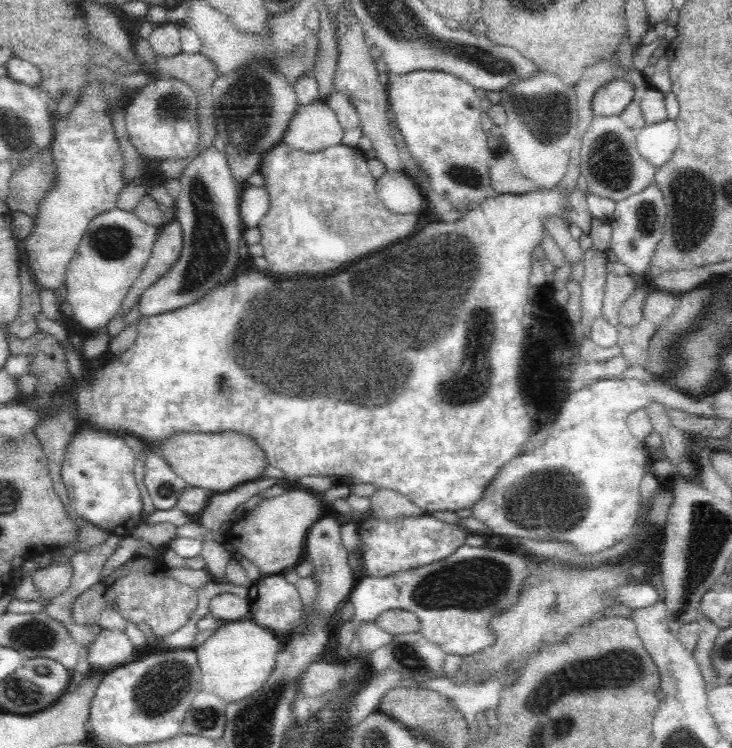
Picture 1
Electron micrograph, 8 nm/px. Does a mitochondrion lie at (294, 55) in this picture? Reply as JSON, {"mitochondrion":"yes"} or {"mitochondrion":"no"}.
{"mitochondrion":"yes"}

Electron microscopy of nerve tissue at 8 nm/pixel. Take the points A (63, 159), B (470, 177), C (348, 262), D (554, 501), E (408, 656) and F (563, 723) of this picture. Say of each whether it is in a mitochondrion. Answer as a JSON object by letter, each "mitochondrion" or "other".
{"A":"other","B":"mitochondrion","C":"mitochondrion","D":"mitochondrion","E":"mitochondrion","F":"mitochondrion"}

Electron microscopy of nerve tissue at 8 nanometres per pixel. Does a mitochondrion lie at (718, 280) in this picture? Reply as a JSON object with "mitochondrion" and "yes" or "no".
{"mitochondrion":"no"}

